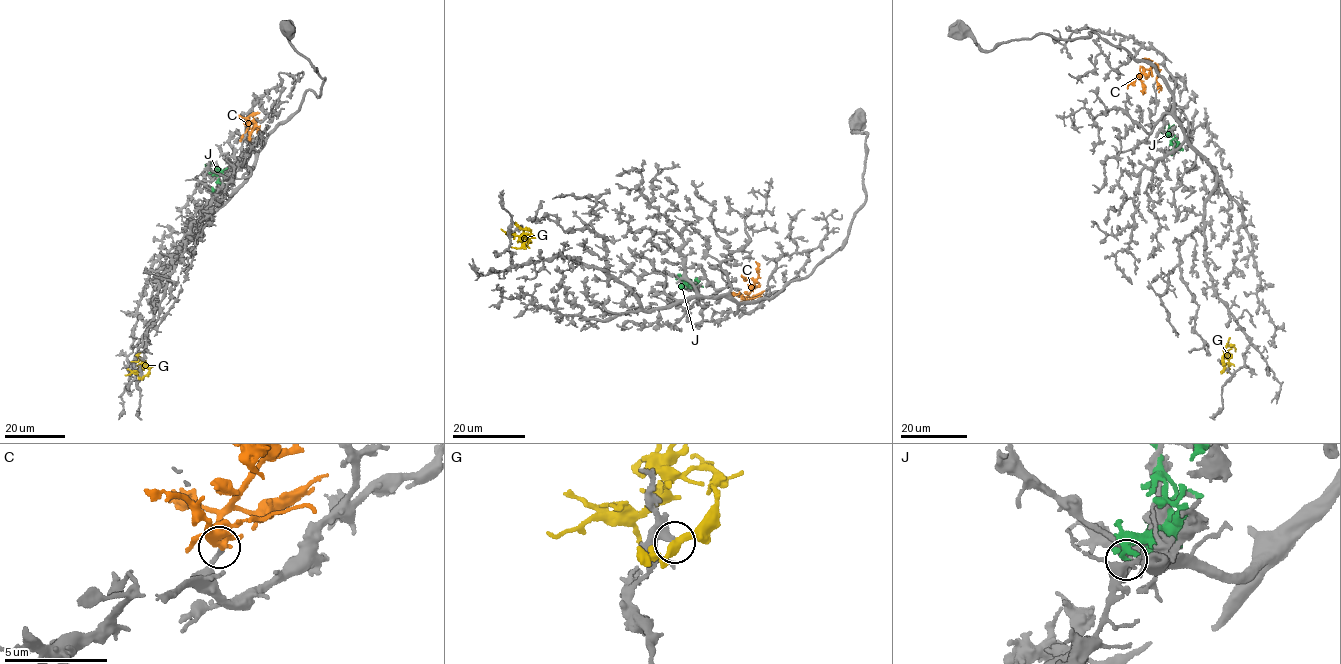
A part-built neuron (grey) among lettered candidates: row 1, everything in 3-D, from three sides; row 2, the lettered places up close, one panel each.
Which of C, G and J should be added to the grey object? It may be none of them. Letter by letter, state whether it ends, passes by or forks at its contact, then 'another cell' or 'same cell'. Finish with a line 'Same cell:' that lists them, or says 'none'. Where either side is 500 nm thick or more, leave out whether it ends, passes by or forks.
C: it passes by; same cell
G: it passes by; another cell
J: it passes by; another cell
Same cell: C

